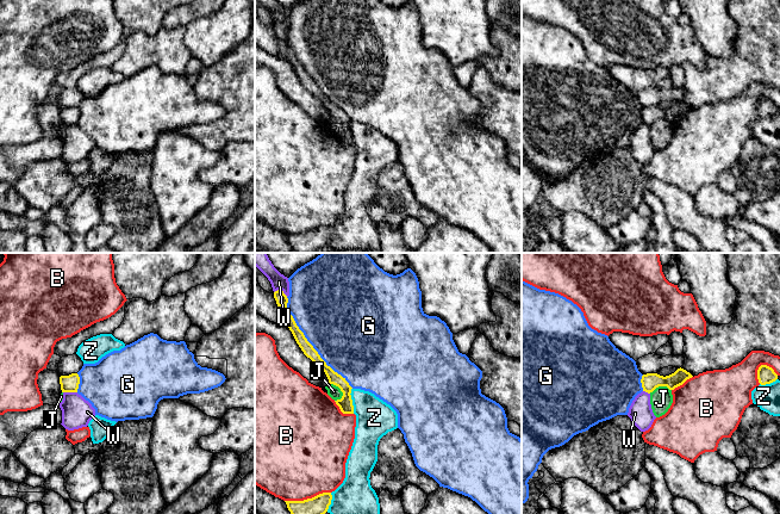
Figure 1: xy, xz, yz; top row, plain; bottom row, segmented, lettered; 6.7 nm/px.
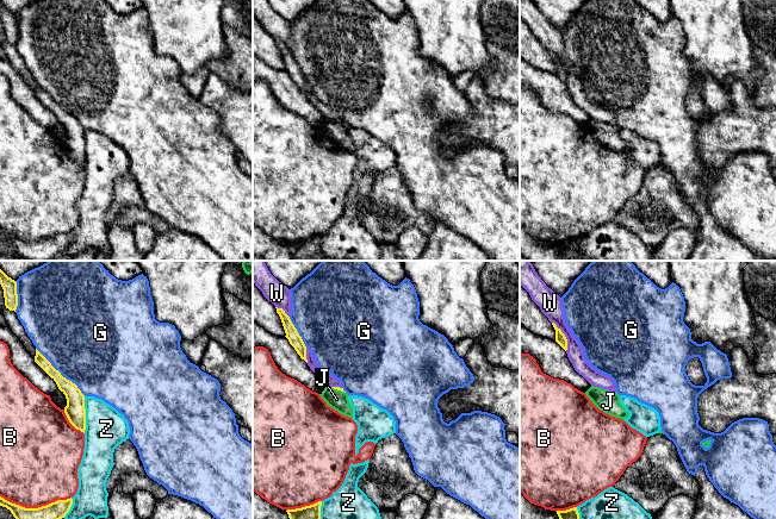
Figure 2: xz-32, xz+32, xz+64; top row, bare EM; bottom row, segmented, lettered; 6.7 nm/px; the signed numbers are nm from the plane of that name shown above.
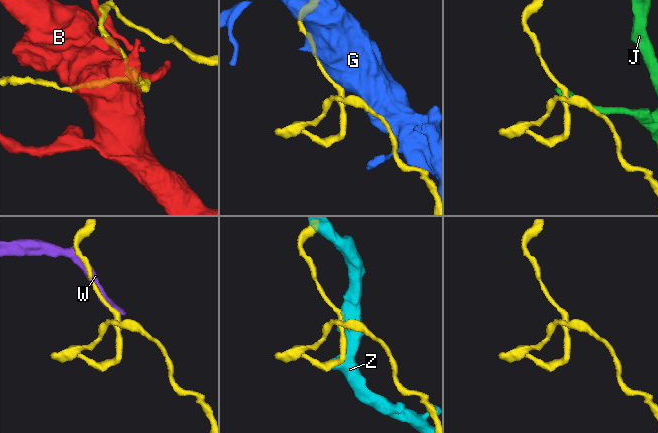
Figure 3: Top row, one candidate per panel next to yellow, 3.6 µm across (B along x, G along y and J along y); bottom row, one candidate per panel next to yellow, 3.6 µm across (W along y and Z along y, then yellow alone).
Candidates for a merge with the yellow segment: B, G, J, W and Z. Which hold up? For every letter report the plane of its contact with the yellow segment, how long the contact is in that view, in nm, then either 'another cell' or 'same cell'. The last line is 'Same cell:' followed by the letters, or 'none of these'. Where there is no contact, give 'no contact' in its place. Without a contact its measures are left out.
B: xz | 320 nm | another cell
G: xz | 700 nm | another cell
J: xz | 150 nm | another cell
W: xz | 100 nm | another cell
Z: xz | 180 nm | another cell
Same cell: none of these

